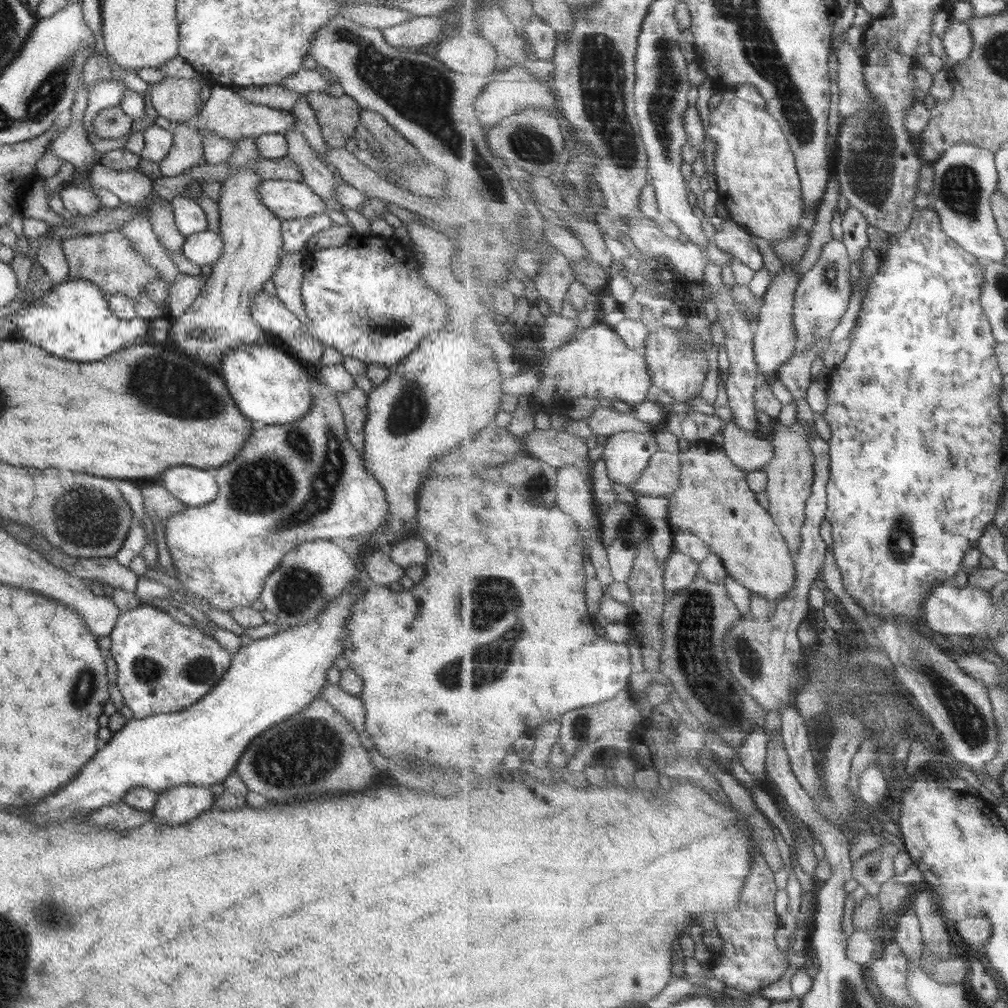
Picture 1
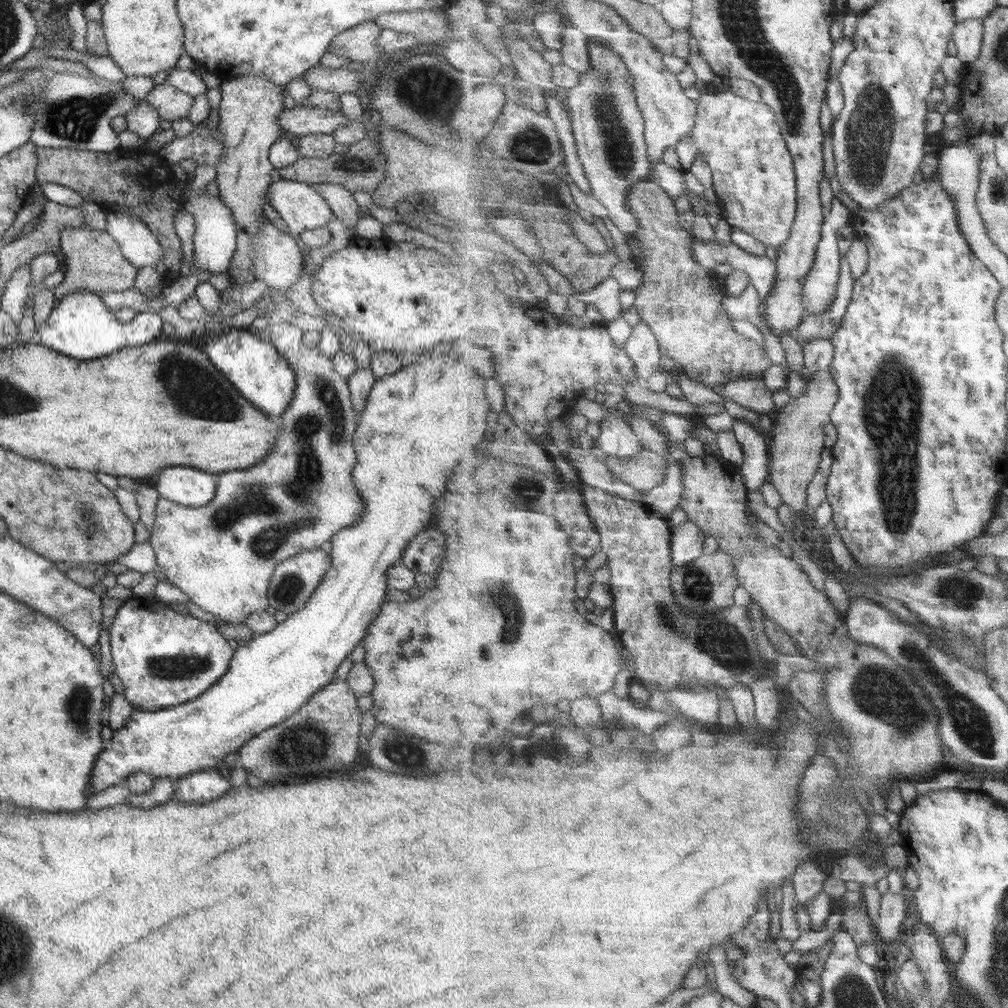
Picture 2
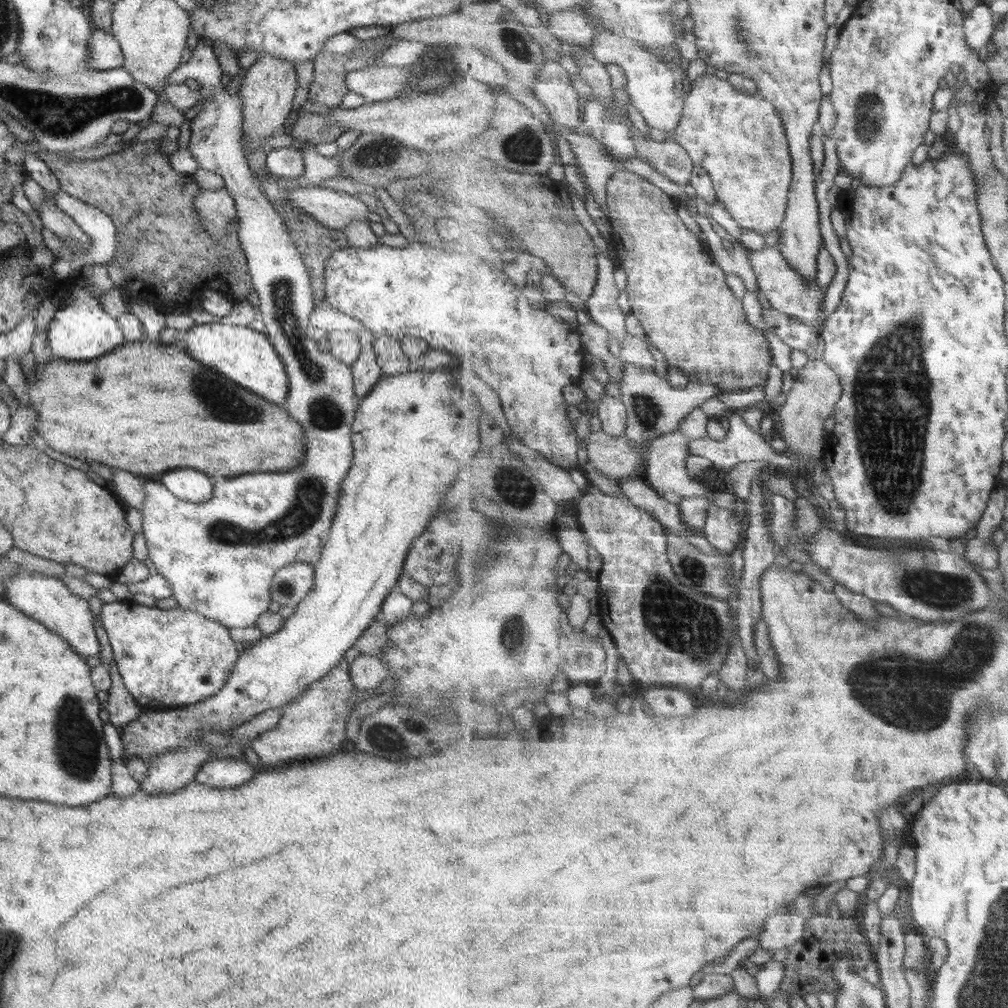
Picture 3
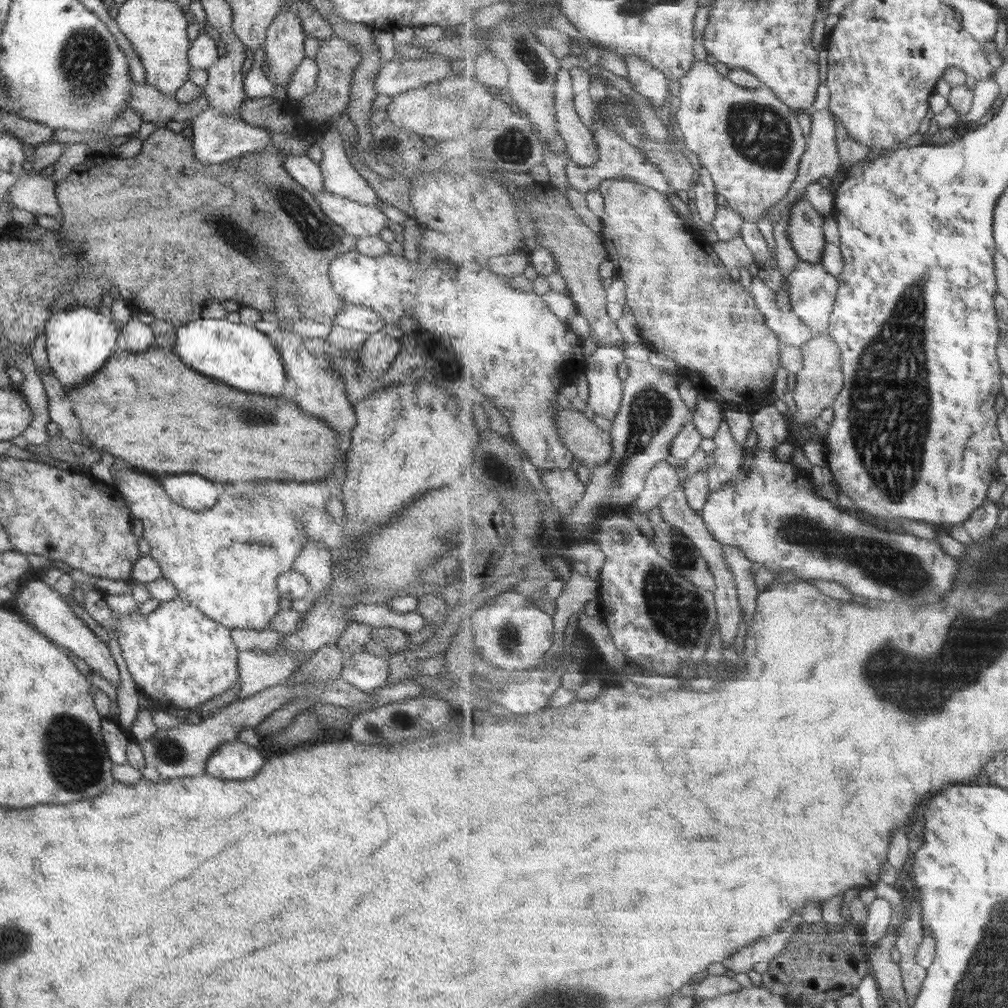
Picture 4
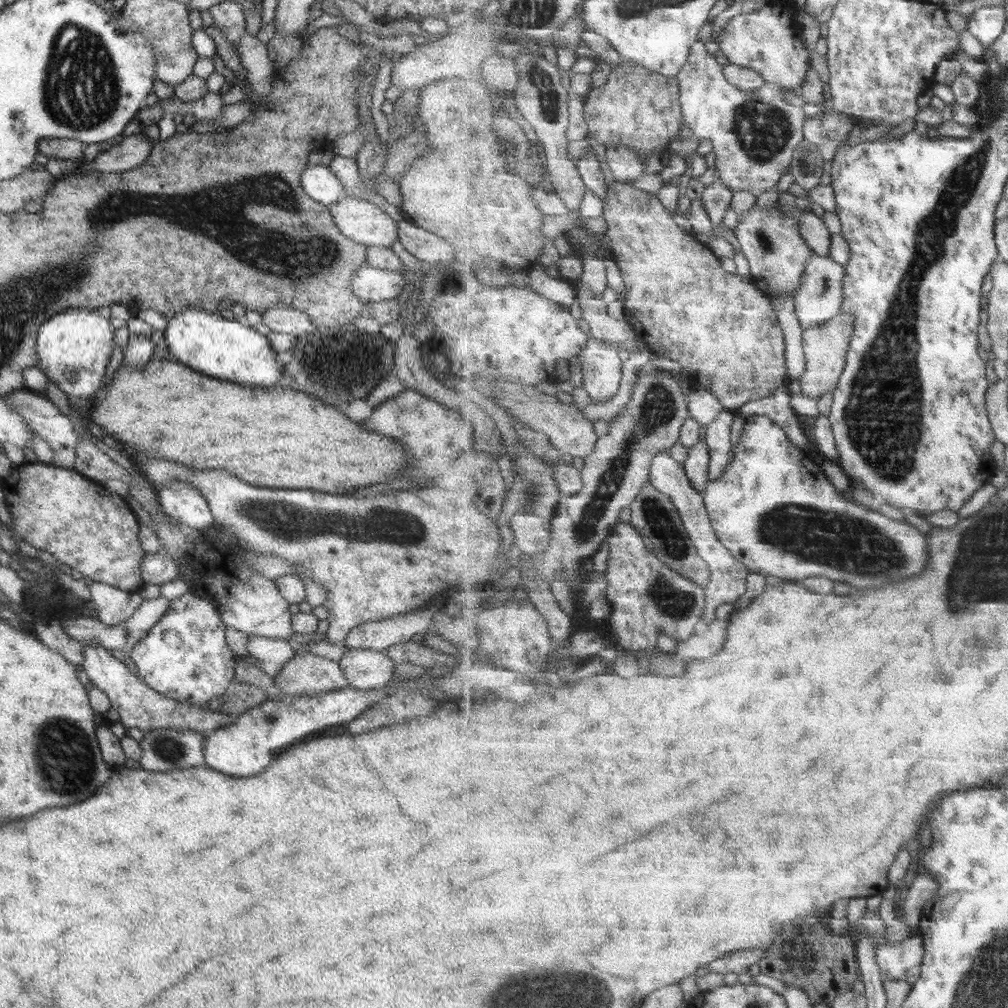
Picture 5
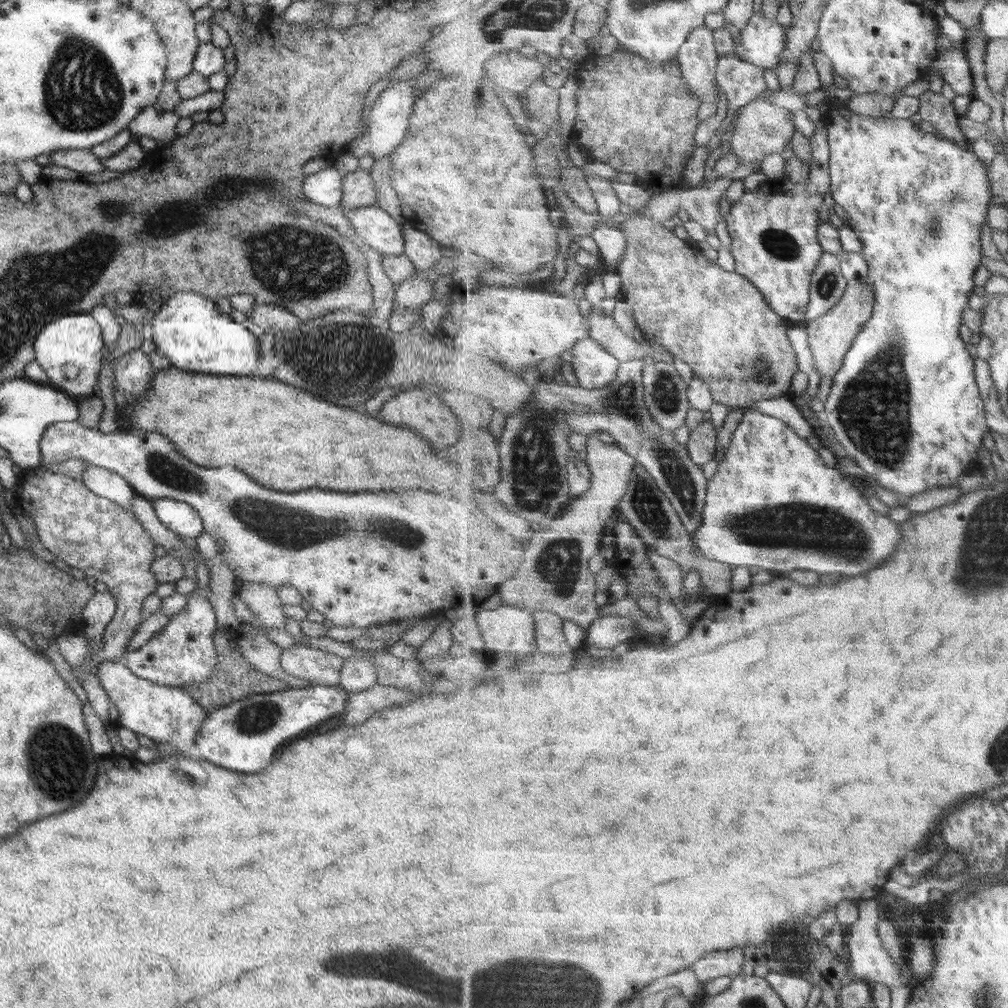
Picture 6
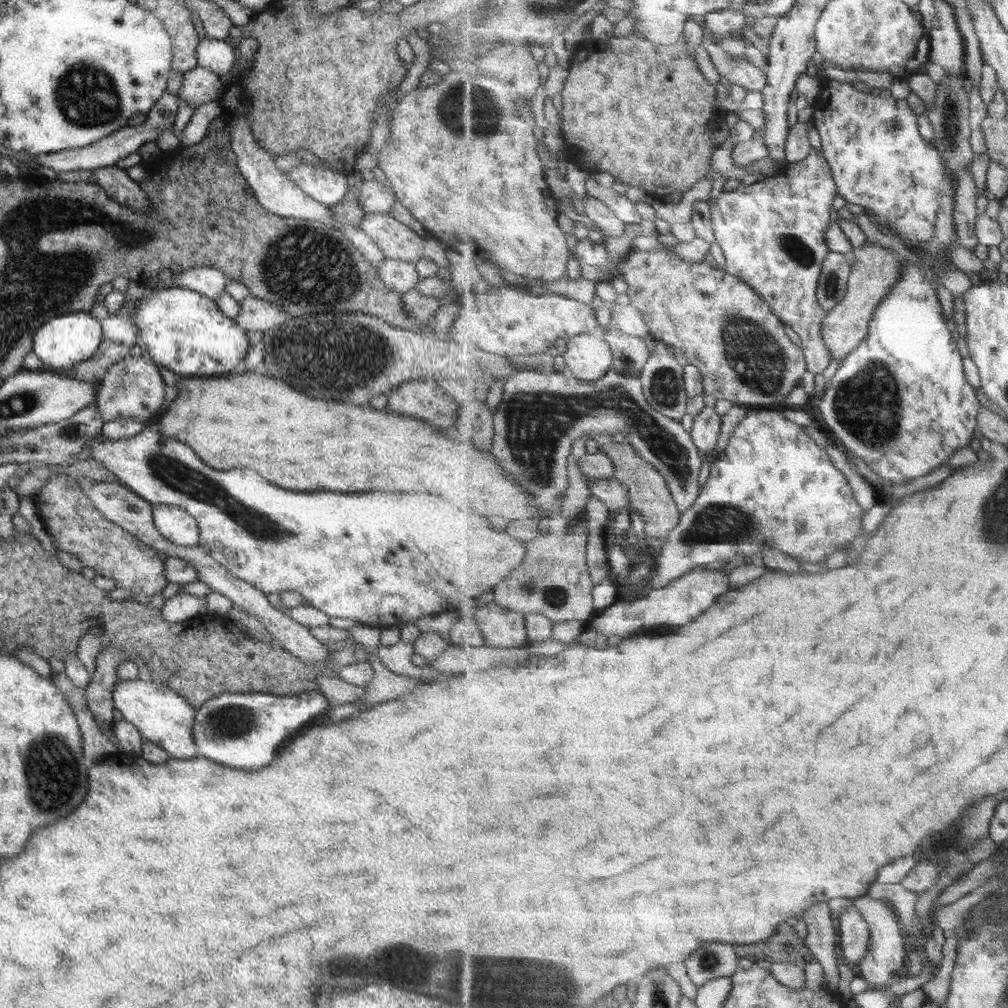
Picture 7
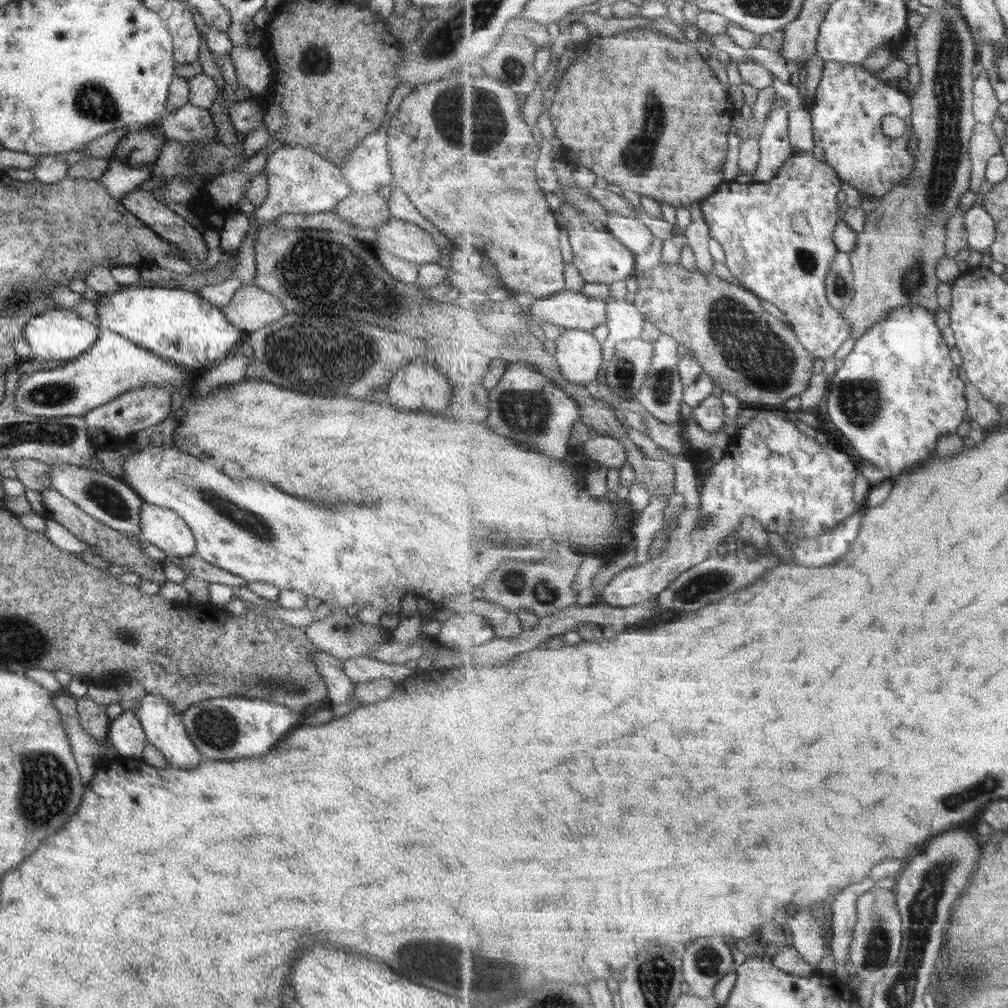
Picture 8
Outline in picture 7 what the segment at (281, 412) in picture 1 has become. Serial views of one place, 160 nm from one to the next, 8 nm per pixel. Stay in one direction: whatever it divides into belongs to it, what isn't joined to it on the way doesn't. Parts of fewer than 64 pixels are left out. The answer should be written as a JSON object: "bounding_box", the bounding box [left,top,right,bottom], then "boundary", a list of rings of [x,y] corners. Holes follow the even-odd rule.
{"bounding_box":[130,286,249,377],"boundary":[[[171,286],[161,290],[148,290],[136,304],[130,319],[138,328],[137,344],[141,346],[140,353],[157,366],[165,366],[167,370],[185,377],[211,377],[235,373],[247,354],[249,344],[245,337],[245,330],[240,328],[233,319],[227,318],[218,309],[214,300],[186,288]]]}

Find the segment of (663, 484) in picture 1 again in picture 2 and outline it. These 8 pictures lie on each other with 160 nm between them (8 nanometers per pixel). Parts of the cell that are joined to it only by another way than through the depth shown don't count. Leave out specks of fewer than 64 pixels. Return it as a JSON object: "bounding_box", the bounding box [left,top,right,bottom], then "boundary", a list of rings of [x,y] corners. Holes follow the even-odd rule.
{"bounding_box":[605,449,667,492],"boundary":[[[641,449],[629,459],[608,455],[605,462],[612,474],[645,492],[655,488],[667,475],[667,458],[648,449]]]}

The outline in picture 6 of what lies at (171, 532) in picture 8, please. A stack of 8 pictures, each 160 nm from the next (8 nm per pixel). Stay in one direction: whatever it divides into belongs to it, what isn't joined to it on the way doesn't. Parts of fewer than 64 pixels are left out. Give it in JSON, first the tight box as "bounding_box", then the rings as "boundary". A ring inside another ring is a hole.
{"bounding_box":[150,498,203,538],"boundary":[[[169,498],[150,503],[160,523],[177,536],[196,538],[203,531],[201,517],[189,504],[179,500],[169,500]]]}

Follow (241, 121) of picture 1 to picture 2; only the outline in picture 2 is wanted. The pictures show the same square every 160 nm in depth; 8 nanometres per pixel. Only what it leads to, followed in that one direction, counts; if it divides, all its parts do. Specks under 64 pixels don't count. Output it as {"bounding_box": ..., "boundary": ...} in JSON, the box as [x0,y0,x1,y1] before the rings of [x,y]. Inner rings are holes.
{"bounding_box":[276,106,345,137],"boundary":[[[295,106],[291,110],[281,110],[276,116],[276,124],[281,131],[289,132],[297,137],[309,134],[328,134],[345,123],[341,112],[332,112],[326,108]]]}

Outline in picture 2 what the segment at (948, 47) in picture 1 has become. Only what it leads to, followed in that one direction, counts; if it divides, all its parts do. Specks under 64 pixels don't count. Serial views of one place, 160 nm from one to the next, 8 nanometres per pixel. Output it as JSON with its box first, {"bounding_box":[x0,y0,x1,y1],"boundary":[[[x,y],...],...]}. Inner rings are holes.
{"bounding_box":[952,19,985,63],"boundary":[[[985,19],[963,20],[955,26],[952,52],[965,63],[974,63],[981,54],[985,34]]]}

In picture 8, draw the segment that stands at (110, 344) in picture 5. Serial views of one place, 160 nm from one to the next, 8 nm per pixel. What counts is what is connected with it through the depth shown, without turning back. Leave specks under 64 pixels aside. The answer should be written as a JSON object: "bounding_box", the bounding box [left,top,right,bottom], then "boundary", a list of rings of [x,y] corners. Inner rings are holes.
{"bounding_box":[22,309,99,360],"boundary":[[[51,309],[24,324],[22,336],[31,347],[36,358],[47,360],[68,360],[77,358],[82,352],[89,350],[98,337],[99,328],[96,325],[79,318],[71,309]]]}

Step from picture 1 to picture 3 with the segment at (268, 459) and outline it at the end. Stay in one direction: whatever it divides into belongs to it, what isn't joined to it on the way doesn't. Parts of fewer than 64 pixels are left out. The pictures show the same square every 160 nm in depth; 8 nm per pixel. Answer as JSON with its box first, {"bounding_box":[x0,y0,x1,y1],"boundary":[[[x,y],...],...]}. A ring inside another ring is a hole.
{"bounding_box":[141,86,357,629],"boundary":[[[220,86],[216,92],[211,92],[211,95],[205,99],[205,105],[201,109],[195,118],[190,120],[190,136],[189,142],[185,151],[189,151],[189,154],[196,160],[197,166],[203,168],[203,170],[209,170],[209,172],[215,172],[217,176],[221,176],[223,184],[229,192],[229,196],[233,198],[234,207],[236,211],[236,233],[239,247],[243,251],[243,255],[246,258],[247,272],[249,273],[250,286],[257,294],[257,302],[259,302],[259,312],[264,329],[262,333],[267,337],[269,344],[275,349],[275,352],[279,355],[281,362],[283,363],[286,375],[288,391],[283,406],[286,413],[292,418],[303,431],[303,458],[301,462],[297,464],[297,468],[291,468],[291,470],[285,470],[285,472],[261,472],[261,474],[241,474],[241,476],[227,477],[225,479],[215,480],[212,487],[212,498],[209,502],[203,504],[185,502],[185,500],[178,500],[173,497],[170,492],[161,484],[143,478],[145,501],[141,505],[142,516],[142,535],[146,542],[147,556],[151,560],[152,573],[157,578],[163,578],[169,586],[172,588],[172,595],[175,598],[178,606],[181,609],[188,611],[195,611],[197,614],[204,616],[207,620],[212,620],[221,624],[226,629],[230,628],[247,628],[253,626],[255,619],[260,614],[269,612],[267,606],[269,606],[269,585],[273,578],[273,574],[279,570],[289,566],[288,564],[309,563],[309,560],[322,549],[322,545],[328,535],[331,519],[337,509],[337,501],[339,501],[339,493],[341,492],[341,483],[347,475],[349,468],[352,464],[352,442],[350,440],[351,425],[354,419],[357,404],[355,403],[355,396],[352,387],[352,369],[344,365],[341,361],[337,361],[331,356],[327,350],[322,350],[316,342],[316,334],[312,333],[309,329],[308,316],[314,307],[312,300],[312,290],[310,288],[310,276],[305,266],[304,260],[299,256],[297,248],[286,229],[285,223],[282,218],[276,213],[276,210],[271,206],[270,202],[265,197],[265,194],[259,191],[259,185],[254,179],[254,174],[249,170],[247,162],[245,160],[245,153],[242,151],[242,144],[240,143],[241,132],[241,103],[239,103],[239,97],[237,94],[229,95],[228,92],[223,90],[225,86]]]}

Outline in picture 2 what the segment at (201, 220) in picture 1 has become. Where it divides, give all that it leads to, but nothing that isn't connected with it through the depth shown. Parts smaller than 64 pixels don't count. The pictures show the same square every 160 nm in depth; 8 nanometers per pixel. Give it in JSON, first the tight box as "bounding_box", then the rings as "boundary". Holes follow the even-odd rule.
{"bounding_box":[174,208,211,282],"boundary":[[[184,208],[176,212],[174,216],[174,229],[180,244],[180,269],[179,272],[183,276],[195,273],[198,276],[198,282],[207,281],[207,277],[211,272],[206,270],[198,270],[192,262],[192,237],[195,230],[195,219]]]}

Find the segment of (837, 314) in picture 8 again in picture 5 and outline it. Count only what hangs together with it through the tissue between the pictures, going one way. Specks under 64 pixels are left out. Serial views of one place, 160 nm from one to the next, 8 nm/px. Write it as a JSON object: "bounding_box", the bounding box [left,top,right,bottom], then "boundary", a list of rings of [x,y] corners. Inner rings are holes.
{"bounding_box":[734,201,815,298],"boundary":[[[776,201],[767,209],[755,205],[734,226],[734,236],[750,264],[753,283],[769,297],[791,295],[794,298],[807,261],[815,254],[801,237],[799,214],[784,212]]]}

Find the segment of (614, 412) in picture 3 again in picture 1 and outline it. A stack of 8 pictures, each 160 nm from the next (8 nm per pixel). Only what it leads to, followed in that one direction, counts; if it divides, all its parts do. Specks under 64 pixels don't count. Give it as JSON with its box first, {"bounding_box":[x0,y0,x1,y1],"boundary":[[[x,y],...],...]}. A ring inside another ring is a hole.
{"bounding_box":[602,432,657,489],"boundary":[[[617,432],[606,438],[602,456],[608,469],[609,480],[632,489],[647,469],[650,458],[657,452],[655,437],[637,432]]]}

